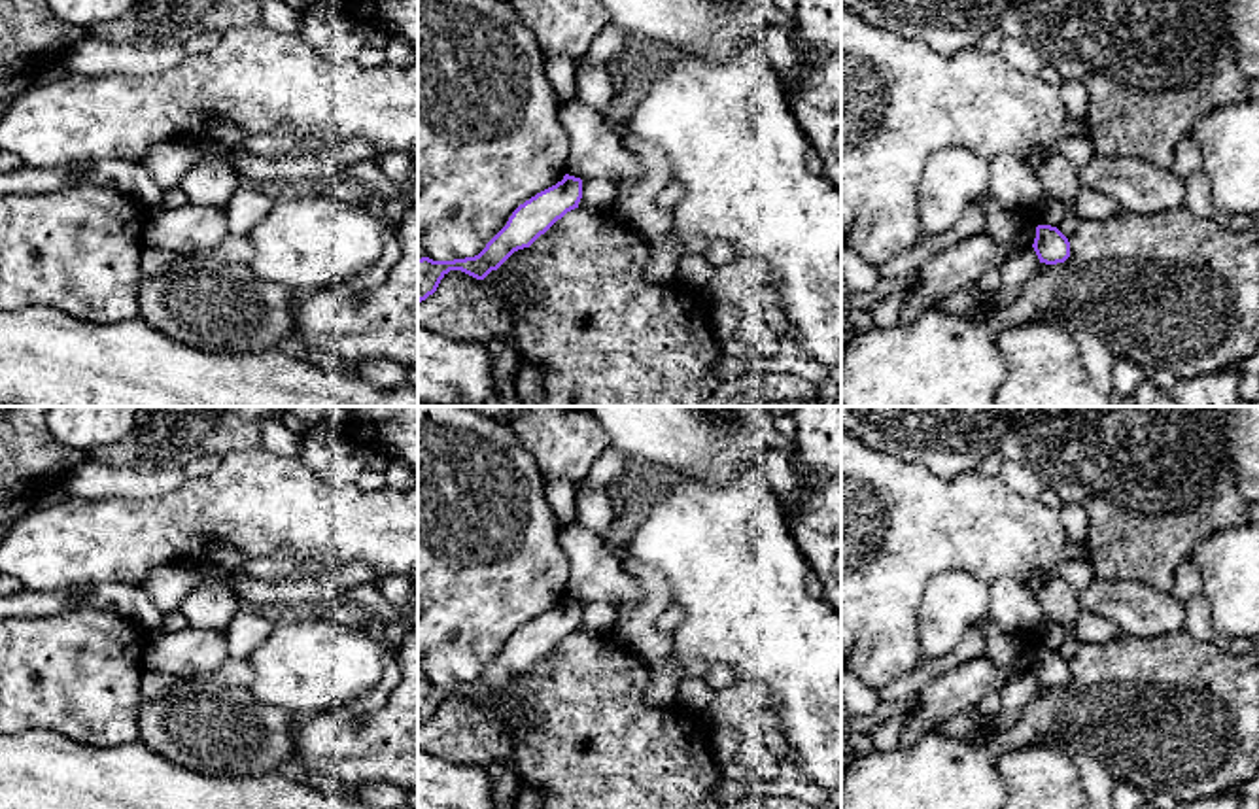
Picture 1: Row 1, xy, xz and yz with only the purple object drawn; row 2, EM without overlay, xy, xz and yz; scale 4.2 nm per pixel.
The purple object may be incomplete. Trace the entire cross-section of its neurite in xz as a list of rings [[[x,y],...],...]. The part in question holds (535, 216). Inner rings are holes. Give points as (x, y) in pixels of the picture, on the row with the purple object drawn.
[[[565,174],[561,181],[520,204],[509,217],[507,225],[478,255],[454,261],[418,257],[418,302],[433,295],[450,270],[461,270],[476,280],[484,280],[514,251],[529,248],[558,219],[578,208],[580,198],[582,180]]]

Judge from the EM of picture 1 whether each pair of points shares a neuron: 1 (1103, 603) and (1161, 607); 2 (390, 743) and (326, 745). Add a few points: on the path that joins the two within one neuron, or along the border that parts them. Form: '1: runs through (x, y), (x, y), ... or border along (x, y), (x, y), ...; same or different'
1: runs through (1118, 603), (1146, 607); same
2: runs through (375, 745), (341, 745); same

